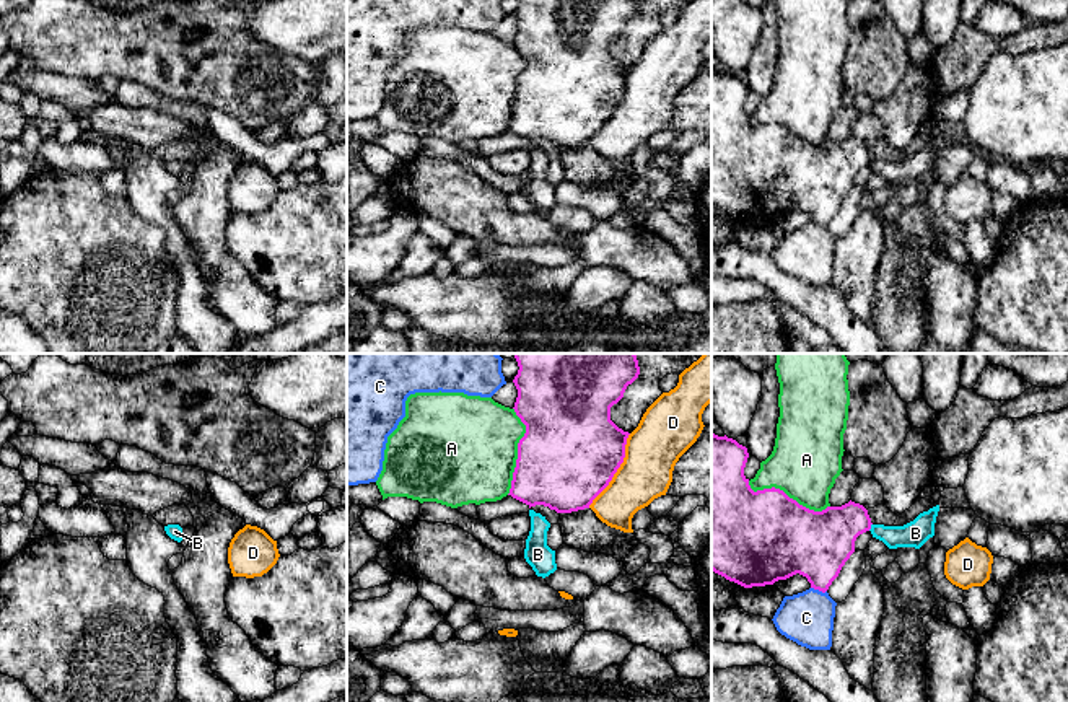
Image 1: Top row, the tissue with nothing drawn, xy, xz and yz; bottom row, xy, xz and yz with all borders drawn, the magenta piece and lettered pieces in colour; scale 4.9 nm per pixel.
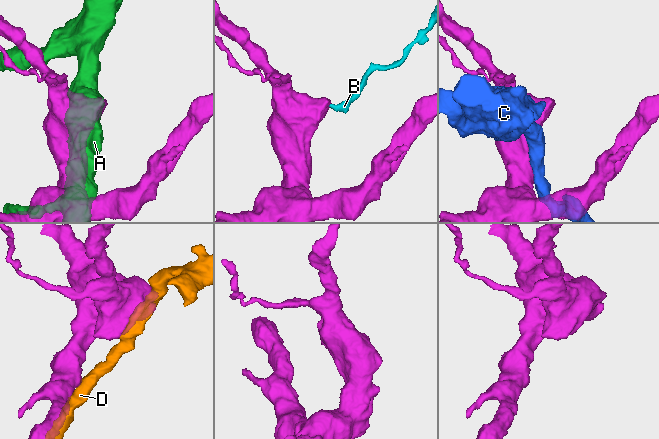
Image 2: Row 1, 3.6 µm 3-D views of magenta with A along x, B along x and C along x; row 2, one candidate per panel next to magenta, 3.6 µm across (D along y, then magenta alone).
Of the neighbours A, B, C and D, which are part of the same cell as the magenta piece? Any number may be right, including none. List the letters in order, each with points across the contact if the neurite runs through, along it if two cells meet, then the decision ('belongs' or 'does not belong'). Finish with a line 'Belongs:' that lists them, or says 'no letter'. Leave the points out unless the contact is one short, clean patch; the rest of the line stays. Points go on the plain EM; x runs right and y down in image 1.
A: does not belong
B: border along yz (871, 158), (868, 165); does not belong
C: does not belong
D: does not belong
Belongs: no letter

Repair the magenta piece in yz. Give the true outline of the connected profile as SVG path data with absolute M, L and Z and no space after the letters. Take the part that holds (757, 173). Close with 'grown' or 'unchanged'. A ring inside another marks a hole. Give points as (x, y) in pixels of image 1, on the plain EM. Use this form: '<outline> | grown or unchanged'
M711 65L711 205L744 223L773 220L796 208L825 228L855 187L855 176L871 165L868 145L855 137L809 145L780 124L754 127L744 111L747 83Z | unchanged

